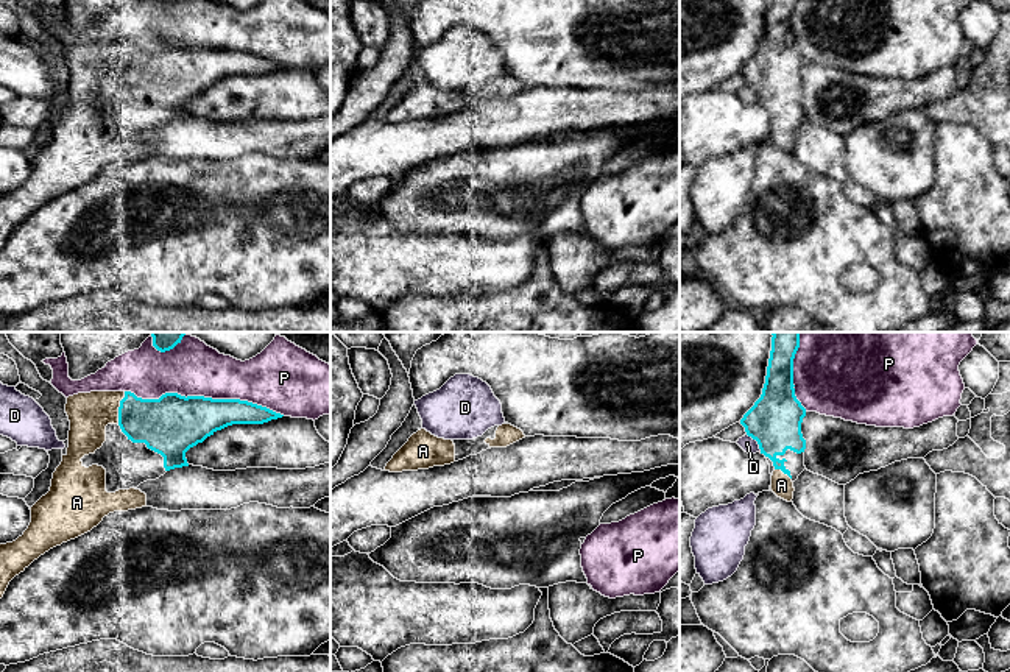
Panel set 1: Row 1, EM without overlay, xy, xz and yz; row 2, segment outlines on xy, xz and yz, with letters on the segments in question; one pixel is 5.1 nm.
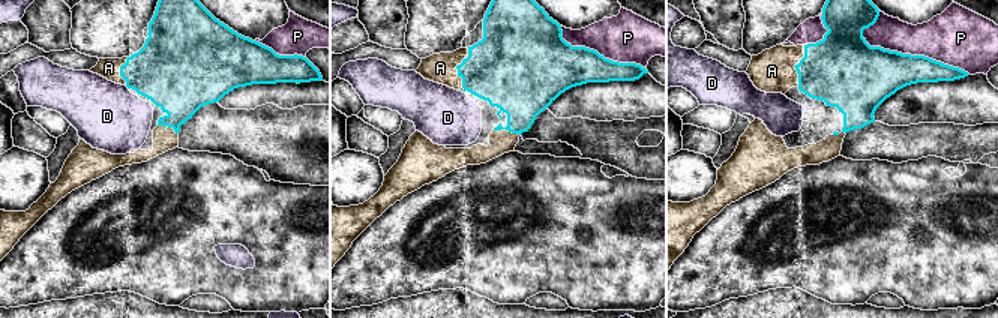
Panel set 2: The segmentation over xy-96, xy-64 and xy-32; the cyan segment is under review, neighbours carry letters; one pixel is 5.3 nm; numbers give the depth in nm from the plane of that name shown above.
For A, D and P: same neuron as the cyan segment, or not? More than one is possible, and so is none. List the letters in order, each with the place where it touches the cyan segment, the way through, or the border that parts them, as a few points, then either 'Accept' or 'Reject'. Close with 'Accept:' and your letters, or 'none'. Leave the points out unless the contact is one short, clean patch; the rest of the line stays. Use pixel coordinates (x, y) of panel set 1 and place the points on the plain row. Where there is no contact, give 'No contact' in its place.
A: Touches cyan at xy (119, 58). Accept
D: Touches cyan at yz (756, 91). Reject
P: Touches cyan at xy (203, 47). Reject
Accept: A

